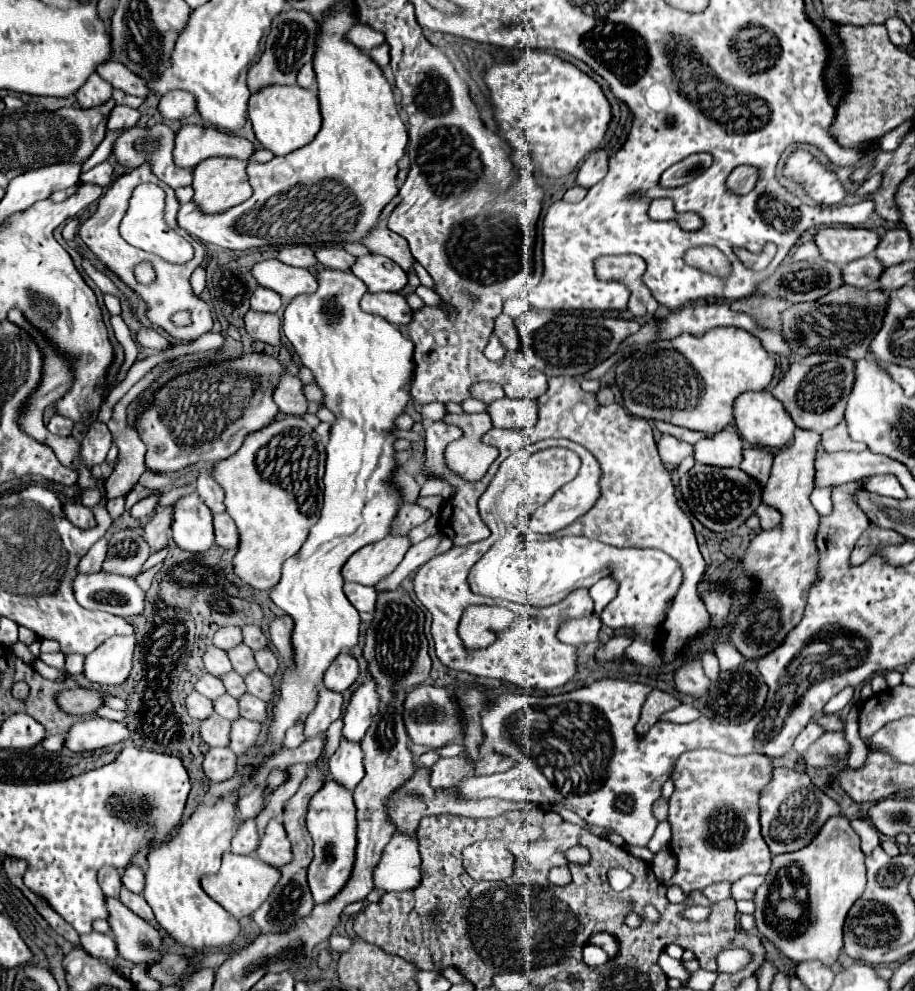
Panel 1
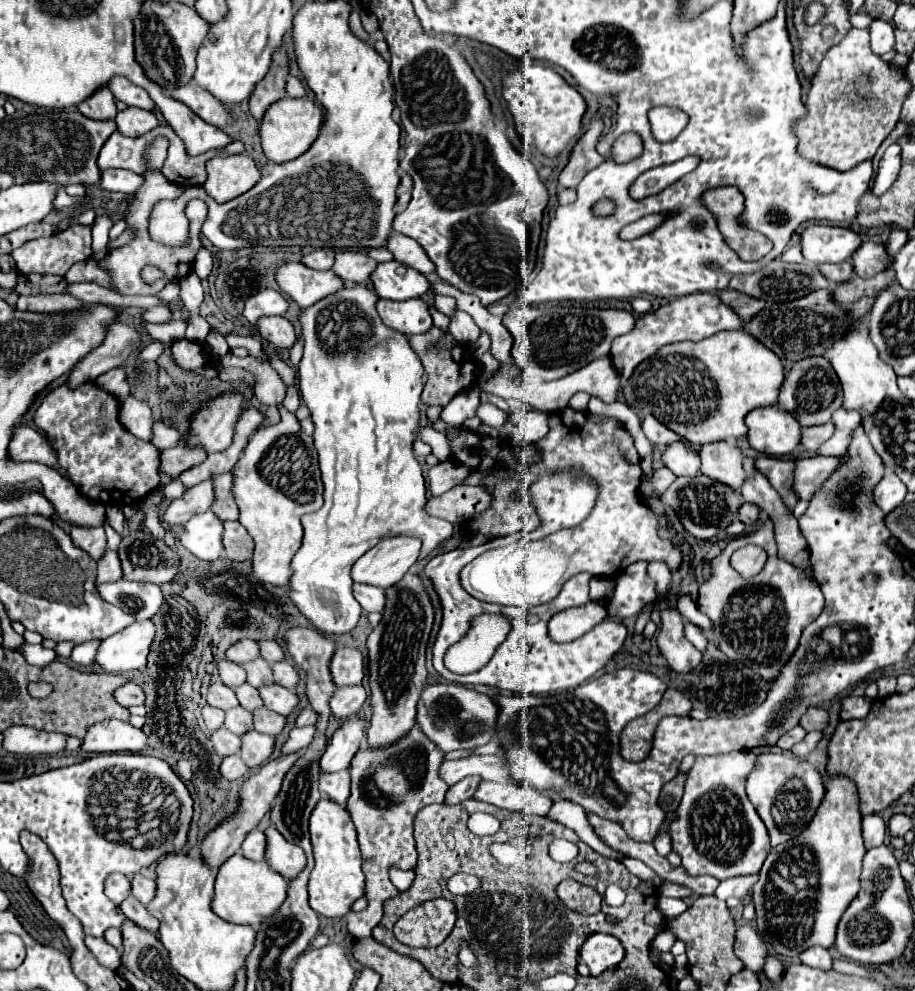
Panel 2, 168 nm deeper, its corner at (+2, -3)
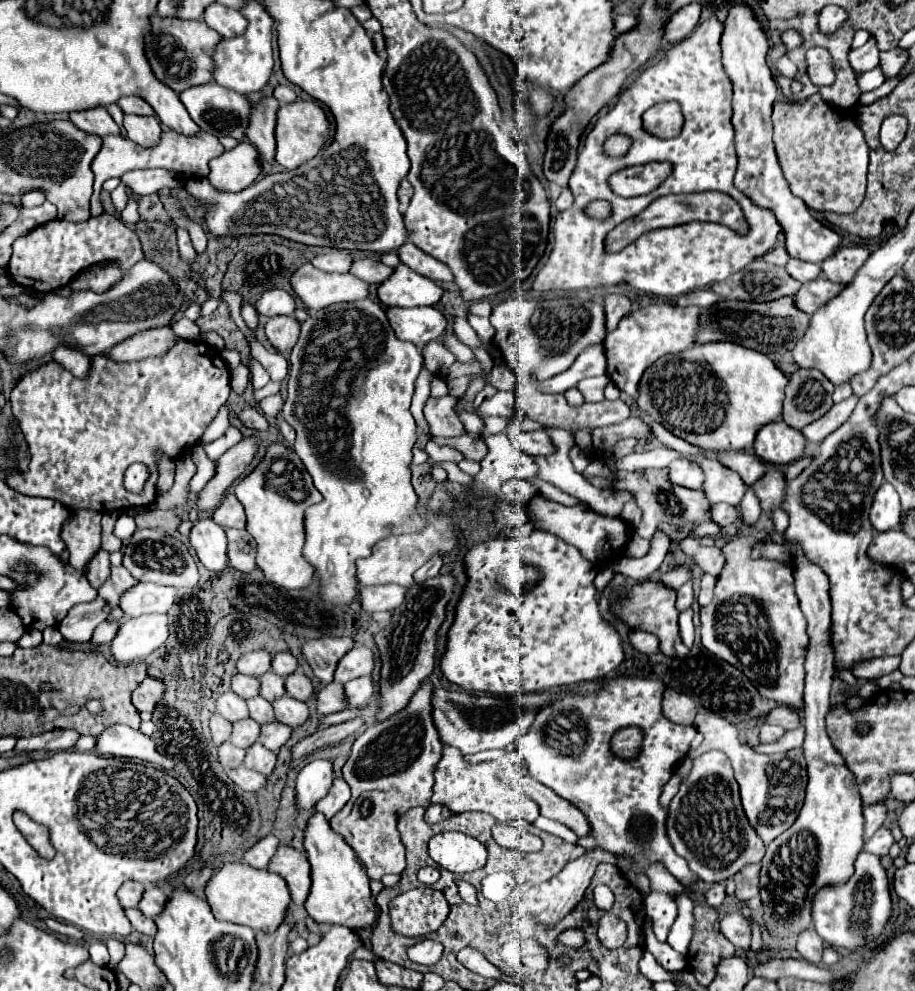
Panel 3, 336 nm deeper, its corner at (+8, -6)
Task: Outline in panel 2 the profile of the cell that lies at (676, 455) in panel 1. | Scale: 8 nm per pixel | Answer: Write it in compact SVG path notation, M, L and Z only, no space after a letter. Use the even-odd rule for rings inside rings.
M676 442L670 444L664 452L662 452L662 462L666 468L670 468L676 476L692 476L698 472L700 468L700 458L698 458L698 450L690 444L684 442Z

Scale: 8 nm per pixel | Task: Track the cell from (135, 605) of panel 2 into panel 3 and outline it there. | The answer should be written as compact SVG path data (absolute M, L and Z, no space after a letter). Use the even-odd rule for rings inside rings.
M138 583L122 595L120 609L128 617L140 617L146 613L166 613L176 603L176 589L156 583Z

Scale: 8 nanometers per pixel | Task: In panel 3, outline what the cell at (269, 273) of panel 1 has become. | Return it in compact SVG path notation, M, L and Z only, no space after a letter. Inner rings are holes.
M312 263L302 265L290 281L296 295L308 309L324 309L334 303L360 301L370 295L370 285L356 275L326 273L316 269Z

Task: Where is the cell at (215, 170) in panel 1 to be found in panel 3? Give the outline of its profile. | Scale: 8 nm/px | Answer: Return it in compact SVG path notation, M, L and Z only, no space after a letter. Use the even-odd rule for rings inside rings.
M238 143L210 161L210 183L222 191L242 191L262 173L258 151L252 143Z

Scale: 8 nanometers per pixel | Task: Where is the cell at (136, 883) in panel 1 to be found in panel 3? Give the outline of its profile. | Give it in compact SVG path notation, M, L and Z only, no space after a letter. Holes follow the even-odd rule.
M148 885L146 897L142 897L142 901L140 901L140 911L146 917L152 919L152 917L156 917L156 915L162 913L162 909L166 907L166 903L168 903L168 895L160 887Z

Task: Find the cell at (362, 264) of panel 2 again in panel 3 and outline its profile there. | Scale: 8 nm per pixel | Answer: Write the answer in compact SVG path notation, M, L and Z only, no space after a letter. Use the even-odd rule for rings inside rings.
M364 257L364 259L354 261L354 269L350 273L354 273L356 277L362 277L362 281L370 281L370 285L380 285L382 281L386 281L394 273L394 269L386 267L378 259Z

